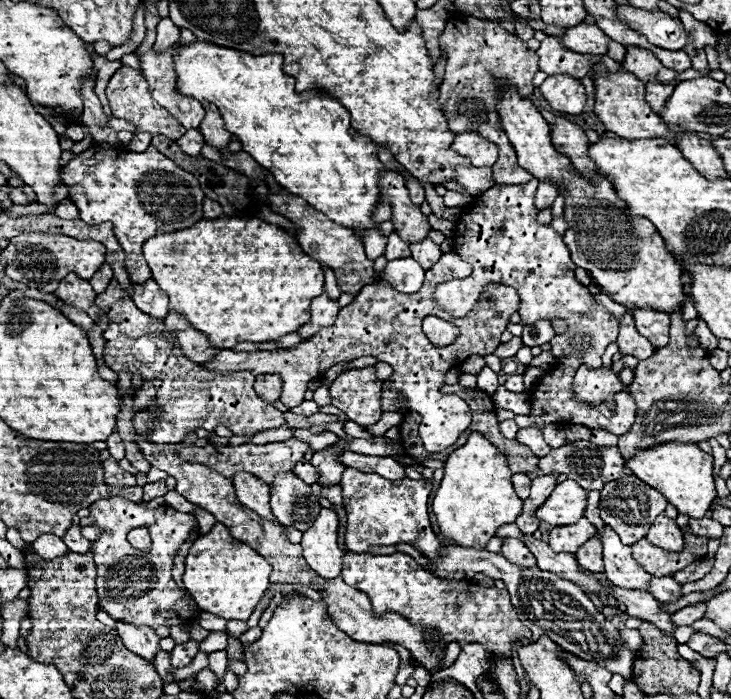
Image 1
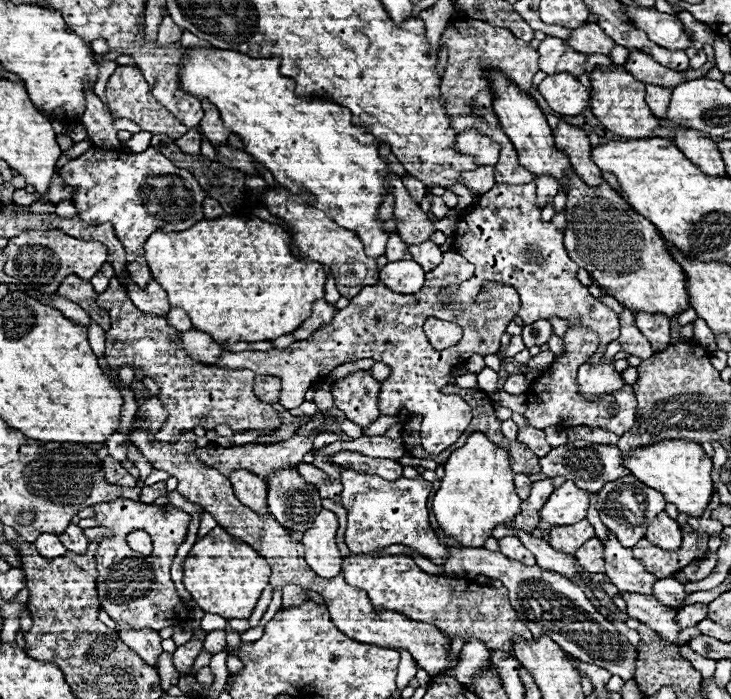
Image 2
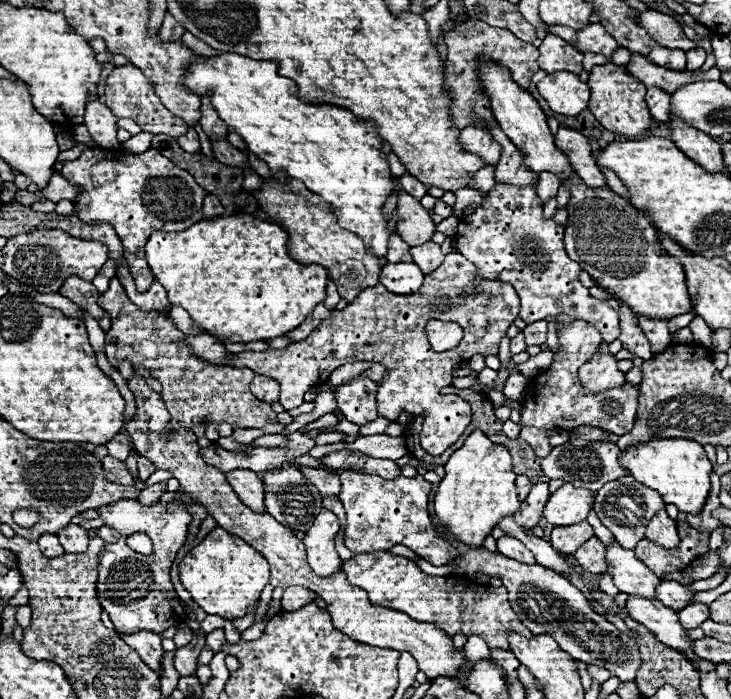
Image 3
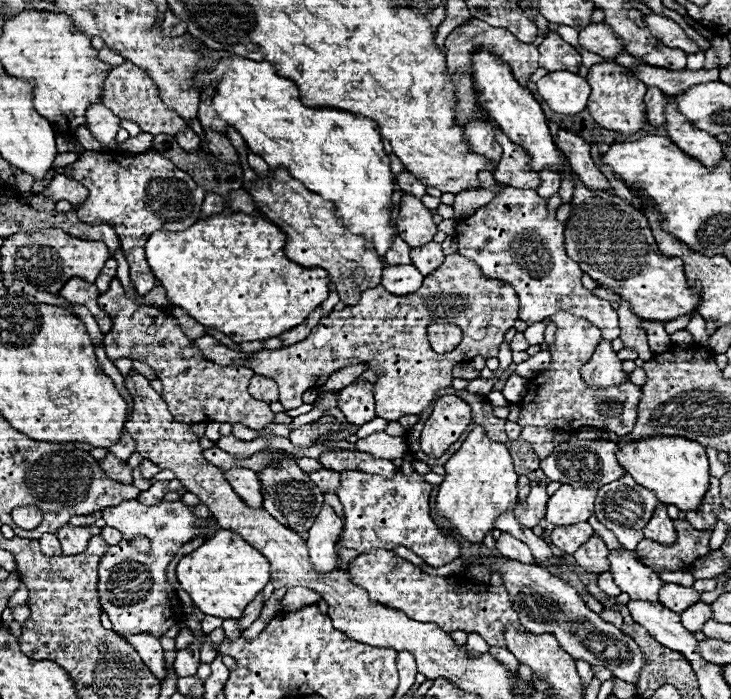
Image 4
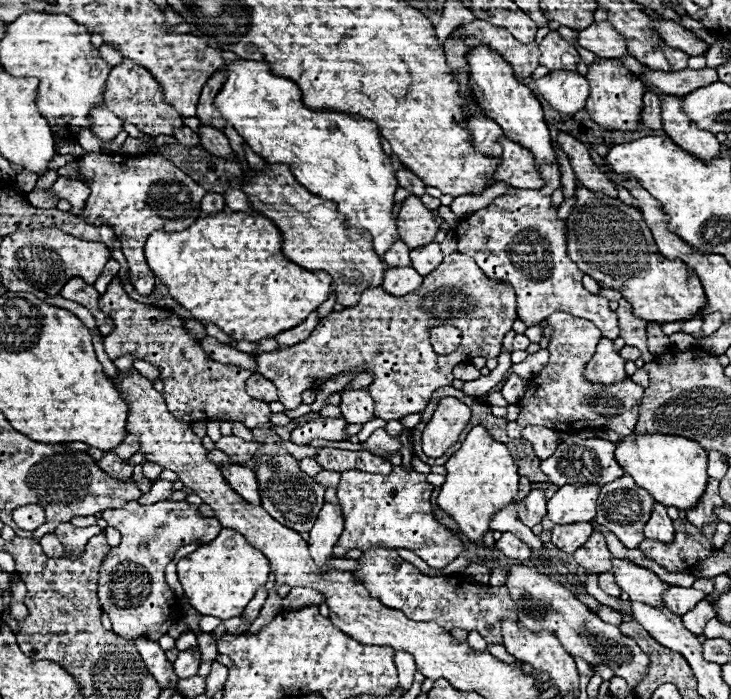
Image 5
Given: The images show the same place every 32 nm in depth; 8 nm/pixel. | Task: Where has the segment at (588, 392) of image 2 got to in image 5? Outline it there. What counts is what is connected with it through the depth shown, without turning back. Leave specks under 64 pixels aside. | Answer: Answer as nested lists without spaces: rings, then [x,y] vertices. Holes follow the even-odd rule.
[[[600,340],[600,344],[596,346],[596,354],[592,356],[592,360],[584,366],[584,378],[592,384],[616,384],[622,382],[624,378],[628,378],[628,374],[624,372],[624,362],[618,356],[618,350],[614,350],[612,340]]]

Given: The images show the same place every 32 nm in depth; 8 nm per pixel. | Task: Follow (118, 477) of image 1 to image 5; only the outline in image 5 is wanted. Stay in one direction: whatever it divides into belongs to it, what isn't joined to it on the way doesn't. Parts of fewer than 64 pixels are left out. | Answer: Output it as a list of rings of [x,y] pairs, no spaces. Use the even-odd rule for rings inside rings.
[[[106,452],[104,456],[102,456],[102,460],[98,462],[98,466],[108,474],[108,476],[112,476],[112,478],[116,478],[116,480],[124,480],[124,482],[128,482],[128,480],[132,480],[132,466],[126,462],[126,460],[120,460],[114,452]]]

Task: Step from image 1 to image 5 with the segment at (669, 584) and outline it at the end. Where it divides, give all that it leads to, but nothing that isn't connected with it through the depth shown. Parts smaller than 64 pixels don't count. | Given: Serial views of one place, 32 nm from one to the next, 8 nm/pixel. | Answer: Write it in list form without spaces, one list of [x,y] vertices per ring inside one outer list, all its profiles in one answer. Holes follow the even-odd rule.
[[[668,586],[662,596],[664,596],[664,606],[670,608],[672,612],[678,612],[678,616],[682,616],[684,612],[688,612],[688,608],[692,608],[692,604],[698,604],[700,600],[704,600],[706,594],[694,588]]]

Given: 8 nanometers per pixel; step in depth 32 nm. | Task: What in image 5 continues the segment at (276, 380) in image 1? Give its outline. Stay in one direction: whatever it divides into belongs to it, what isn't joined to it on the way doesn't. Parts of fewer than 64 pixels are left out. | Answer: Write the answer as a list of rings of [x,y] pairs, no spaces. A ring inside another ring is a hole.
[[[252,374],[252,376],[248,378],[246,392],[248,392],[252,398],[264,400],[264,402],[276,402],[276,400],[278,400],[278,390],[276,390],[276,386],[274,386],[270,380],[266,380],[264,376],[260,376],[260,374]]]

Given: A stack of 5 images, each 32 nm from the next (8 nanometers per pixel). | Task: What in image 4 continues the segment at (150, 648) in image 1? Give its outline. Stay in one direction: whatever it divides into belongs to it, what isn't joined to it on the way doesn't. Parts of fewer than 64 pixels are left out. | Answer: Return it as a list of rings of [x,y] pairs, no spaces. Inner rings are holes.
[[[140,632],[134,636],[128,636],[126,642],[130,646],[136,648],[136,652],[140,654],[140,658],[144,660],[144,664],[148,668],[152,668],[152,672],[156,672],[158,680],[166,678],[166,668],[164,668],[164,650],[160,646],[160,638],[148,634],[148,632]]]

